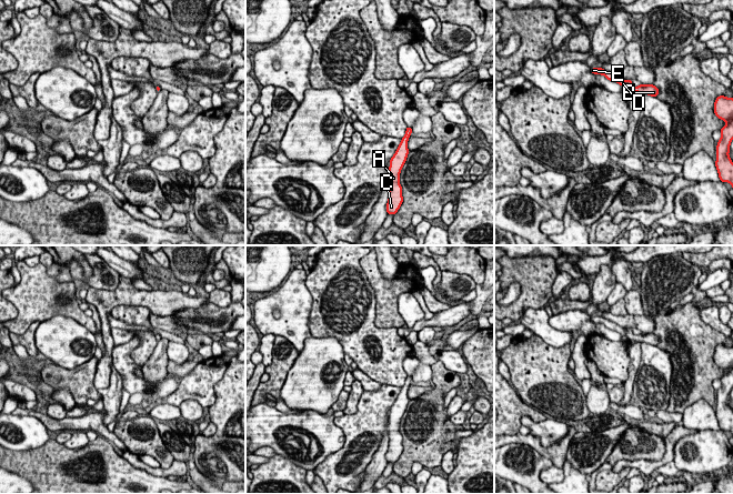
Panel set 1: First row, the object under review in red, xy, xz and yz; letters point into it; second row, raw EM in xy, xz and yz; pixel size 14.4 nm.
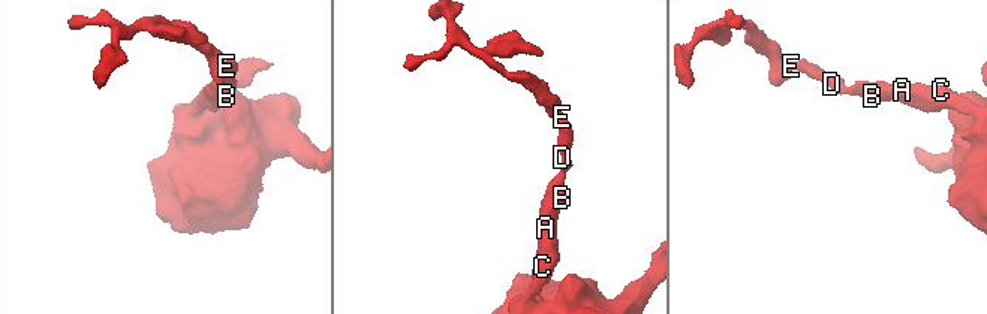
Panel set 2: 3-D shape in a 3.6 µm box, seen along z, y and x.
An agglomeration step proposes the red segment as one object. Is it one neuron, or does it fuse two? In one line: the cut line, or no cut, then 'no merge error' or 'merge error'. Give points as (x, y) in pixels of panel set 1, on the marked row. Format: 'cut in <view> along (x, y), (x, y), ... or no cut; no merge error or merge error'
no cut; no merge error

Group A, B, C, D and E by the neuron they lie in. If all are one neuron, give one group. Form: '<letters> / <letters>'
A B C D E

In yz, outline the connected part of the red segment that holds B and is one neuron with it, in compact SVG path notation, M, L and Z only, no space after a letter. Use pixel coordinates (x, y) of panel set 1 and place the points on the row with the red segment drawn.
M592 68L591 72L593 74L602 74L608 80L619 83L621 87L625 87L631 92L637 92L637 93L644 93L651 97L657 97L659 95L659 88L656 88L653 84L640 84L639 87L634 87L632 83L632 80L623 80L622 78L617 77L614 73L611 73L610 71L604 70L603 68Z

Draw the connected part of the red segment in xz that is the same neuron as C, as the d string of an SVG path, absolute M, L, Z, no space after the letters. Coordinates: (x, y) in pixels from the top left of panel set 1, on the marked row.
M406 127L405 135L401 139L401 143L399 144L395 153L390 160L389 175L388 175L389 182L389 199L386 203L388 214L394 215L403 202L402 186L399 180L401 170L410 152L408 149L408 141L411 133L412 128Z

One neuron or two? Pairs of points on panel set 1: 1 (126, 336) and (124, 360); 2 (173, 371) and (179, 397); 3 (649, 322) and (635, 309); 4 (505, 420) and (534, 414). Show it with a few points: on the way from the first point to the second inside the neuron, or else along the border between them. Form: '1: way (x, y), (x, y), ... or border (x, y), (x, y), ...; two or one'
1: border (133, 336), (127, 342), (114, 346); two
2: border (202, 360), (182, 377); two
3: border (628, 313), (648, 315); two
4: way (512, 413), (528, 412); one

